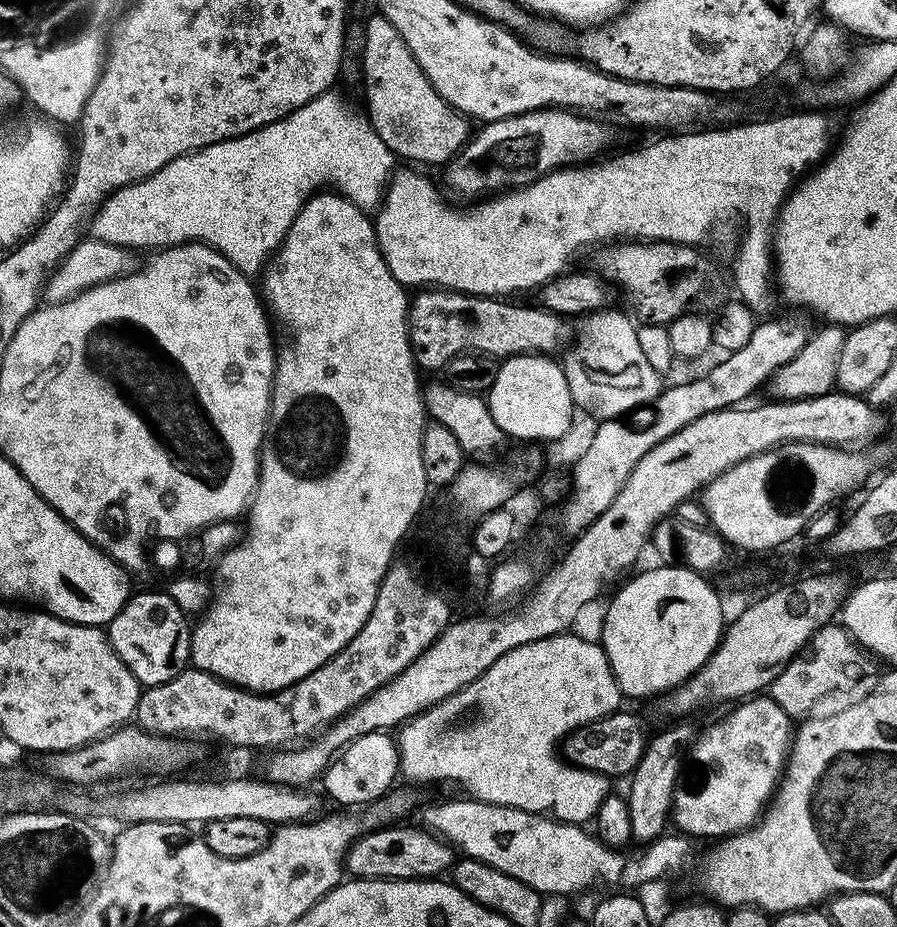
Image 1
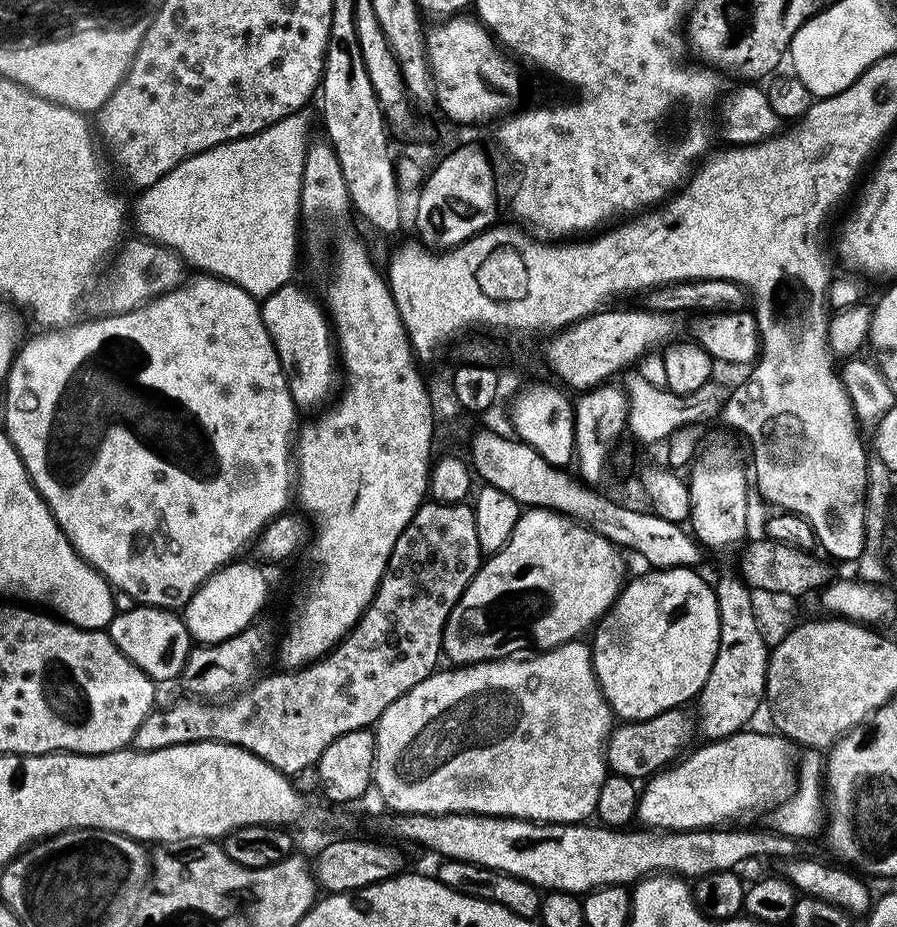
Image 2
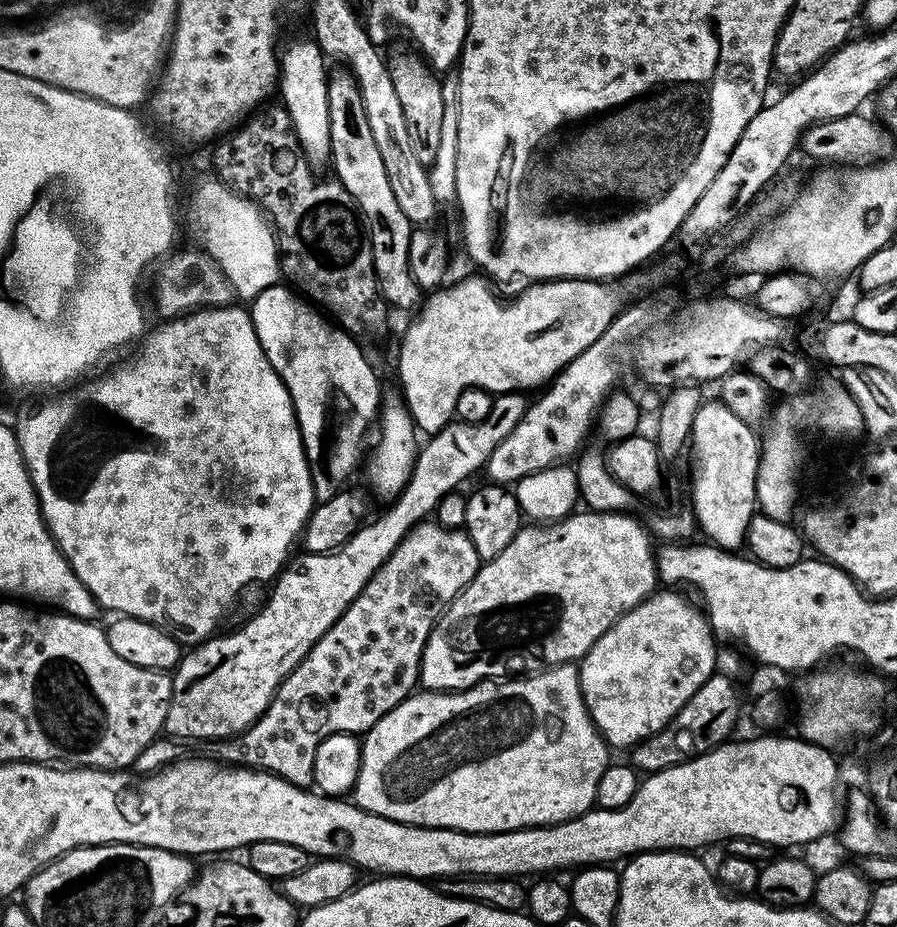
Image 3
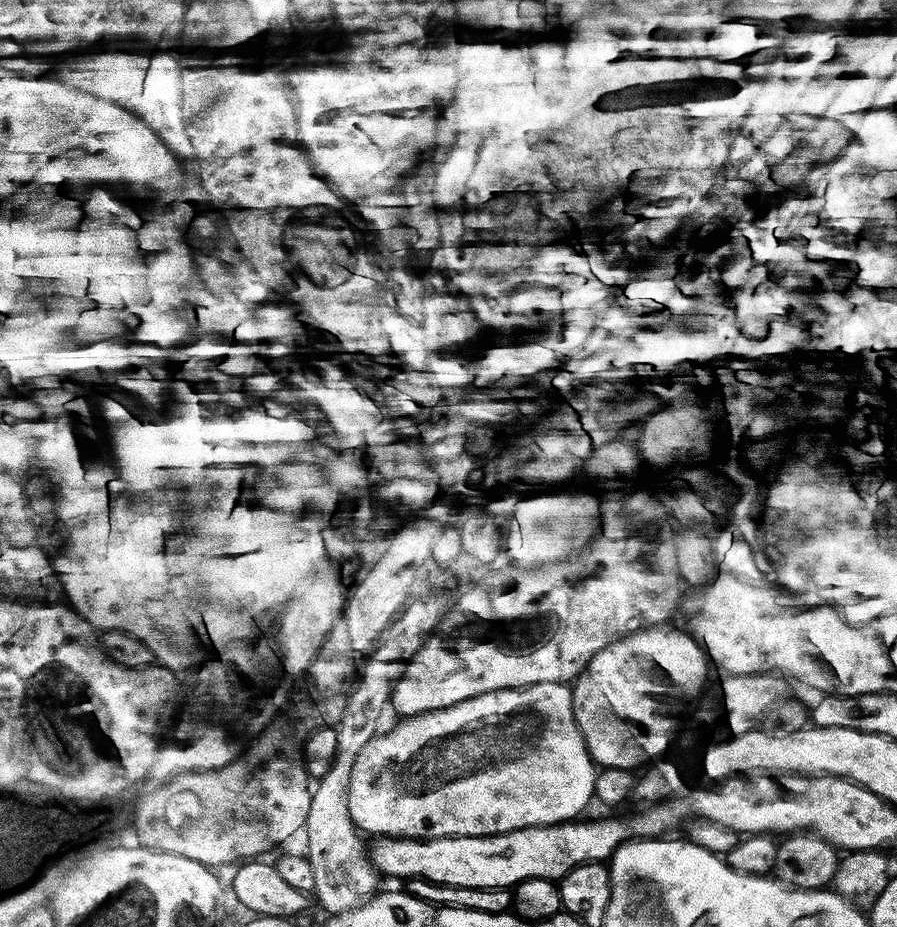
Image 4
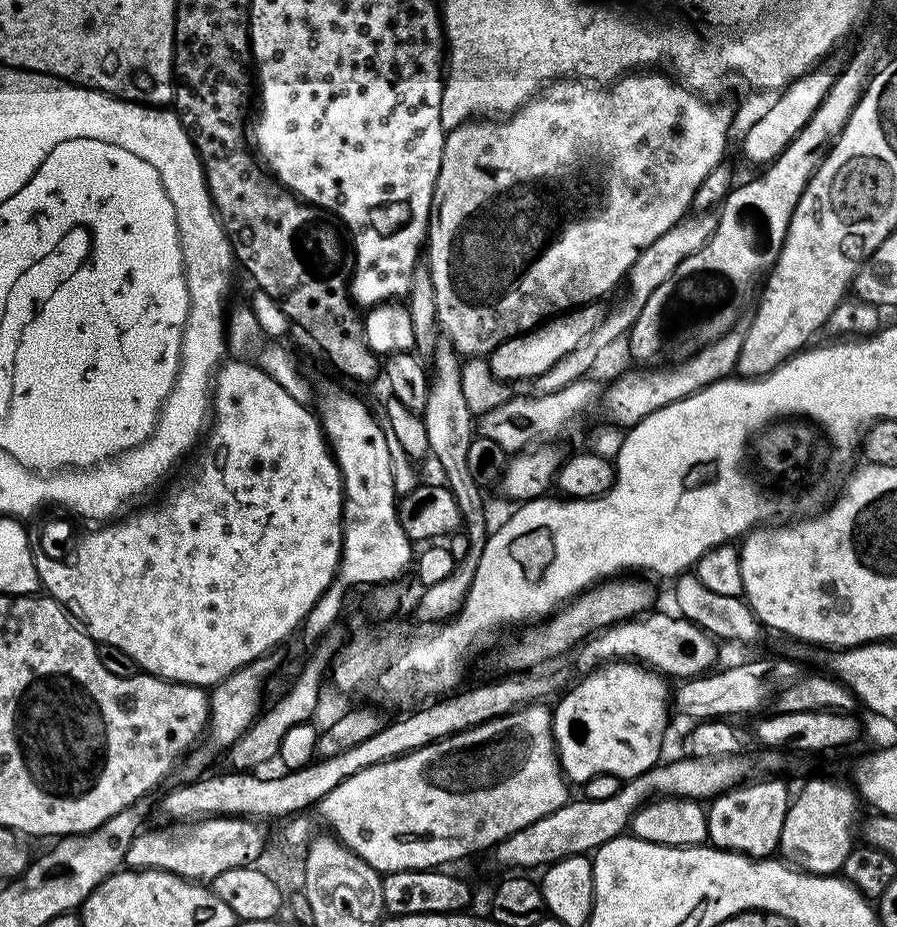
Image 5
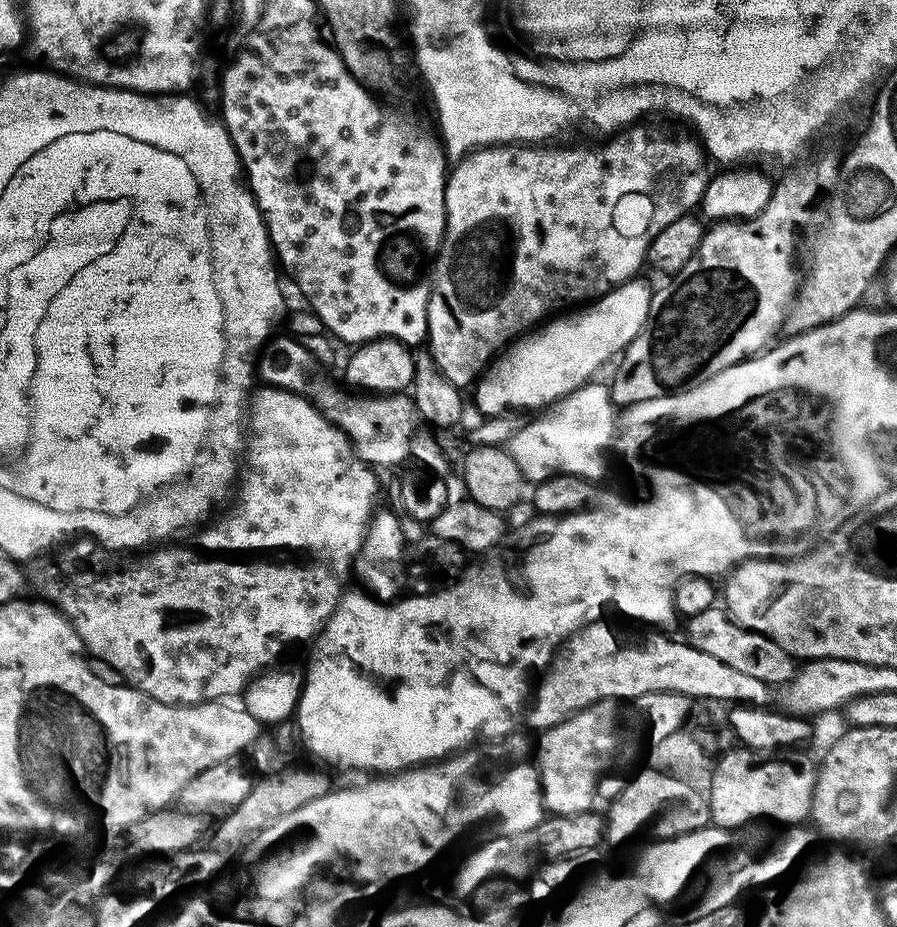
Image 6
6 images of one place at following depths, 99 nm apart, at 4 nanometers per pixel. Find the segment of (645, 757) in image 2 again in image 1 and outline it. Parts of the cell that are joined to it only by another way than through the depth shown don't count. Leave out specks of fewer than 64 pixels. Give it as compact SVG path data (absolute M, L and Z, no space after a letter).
M617 710L573 731L563 741L562 756L567 763L588 772L596 772L605 778L624 778L638 766L649 739L649 733L644 733L643 722L634 713Z

